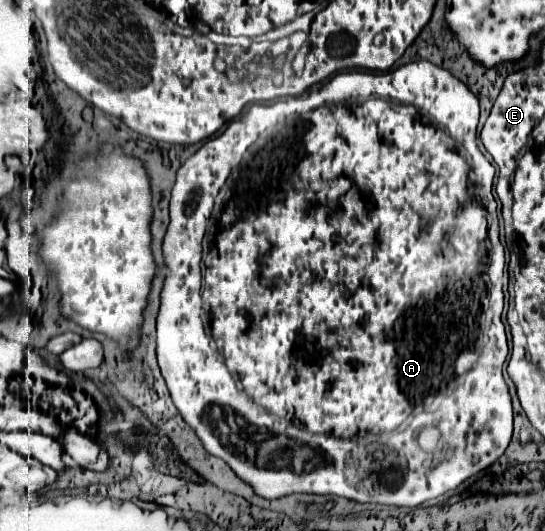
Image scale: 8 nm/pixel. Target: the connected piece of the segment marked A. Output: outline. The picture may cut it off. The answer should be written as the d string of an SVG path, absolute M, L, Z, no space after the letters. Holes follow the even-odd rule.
M414 61L414 63L402 65L396 71L388 71L388 73L346 71L346 73L334 75L326 85L320 87L320 91L312 91L312 93L306 93L306 95L304 93L302 96L294 98L282 95L278 99L256 101L256 103L244 105L244 109L236 115L236 119L230 119L228 127L222 131L224 139L228 139L232 149L234 147L240 149L240 151L236 151L236 153L240 153L240 157L238 157L240 161L238 163L216 163L216 161L222 161L222 157L228 155L228 153L226 153L226 149L224 151L218 149L220 155L208 155L210 153L210 139L208 139L178 169L176 183L174 183L174 189L172 189L172 199L170 199L170 225L168 225L168 233L166 233L166 239L164 239L164 257L166 257L166 267L168 267L170 273L168 273L164 289L162 289L162 305L160 305L158 312L158 365L178 413L194 429L194 433L200 437L206 453L226 461L230 465L230 469L240 479L244 479L244 483L248 483L258 497L280 499L280 497L290 495L290 493L316 493L316 495L340 495L340 497L354 499L354 501L360 501L360 503L380 503L380 505L394 505L394 507L416 507L416 505L420 505L420 503L424 503L428 499L436 499L438 495L456 489L468 477L472 477L474 473L478 473L478 471L486 469L488 465L492 465L506 451L506 447L510 443L510 437L512 437L512 405L510 405L508 385L506 385L506 381L502 377L502 363L508 357L507 337L506 333L504 333L504 325L502 325L501 319L504 305L502 287L505 251L499 238L497 203L492 193L494 167L492 167L492 164L486 159L484 154L480 153L480 149L476 145L474 127L478 125L478 115L480 115L480 107L478 107L476 95L460 79L456 79L450 71L446 71L442 67L436 67L430 61ZM206 233L208 233L208 255L204 257L206 259L204 291L208 293L206 295L208 297L206 299L208 301L208 305L206 305L208 309L204 309L204 299L202 299L202 293L200 293L200 289L202 289L202 267L200 267L200 261L202 261L202 239L206 237ZM270 439L274 439L276 443L270 445Z

